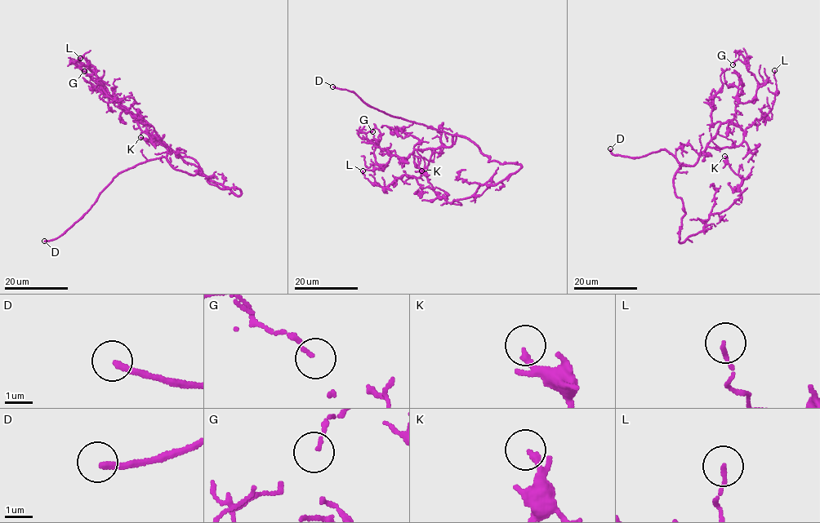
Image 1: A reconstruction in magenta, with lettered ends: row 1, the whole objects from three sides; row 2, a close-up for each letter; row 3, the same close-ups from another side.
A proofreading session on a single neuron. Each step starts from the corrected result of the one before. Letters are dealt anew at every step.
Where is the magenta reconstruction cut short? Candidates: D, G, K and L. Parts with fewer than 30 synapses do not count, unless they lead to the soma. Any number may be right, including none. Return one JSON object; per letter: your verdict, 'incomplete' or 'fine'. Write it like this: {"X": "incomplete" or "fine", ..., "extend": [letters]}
{"D": "incomplete", "G": "fine", "K": "fine", "L": "fine", "extend": ["D"]}

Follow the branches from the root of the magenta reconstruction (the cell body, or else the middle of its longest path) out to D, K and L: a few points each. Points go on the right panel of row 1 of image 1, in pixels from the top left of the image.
D: (675, 191), (674, 175), (680, 165), (675, 156), (667, 149), (635, 158), (612, 154), (610, 148)
K: (675, 191), (685, 212), (679, 231), (682, 242), (741, 194), (742, 179), (724, 156)
L: (675, 191), (674, 175), (680, 166), (694, 165), (707, 146), (740, 145), (746, 128), (772, 108), (774, 70)

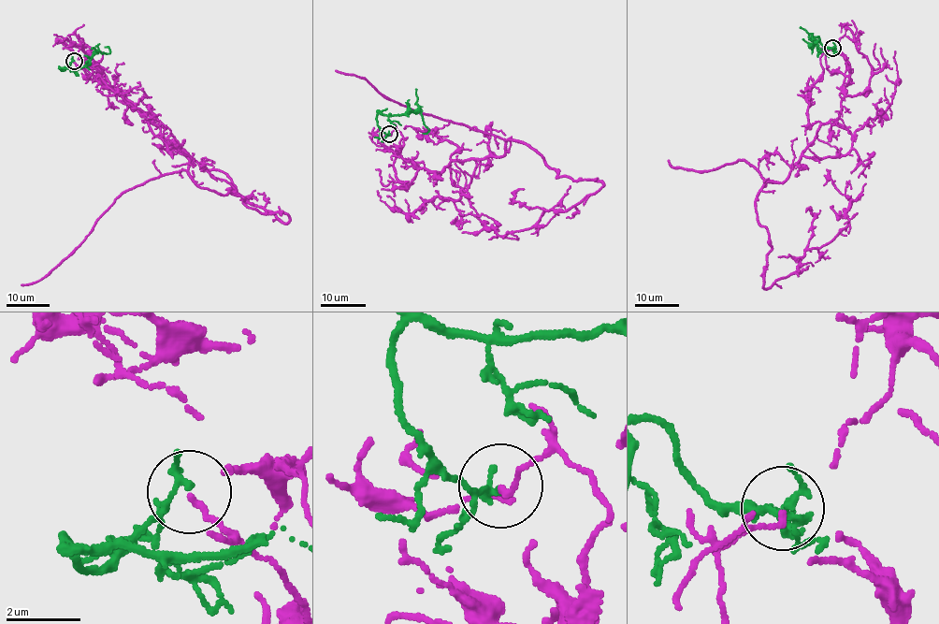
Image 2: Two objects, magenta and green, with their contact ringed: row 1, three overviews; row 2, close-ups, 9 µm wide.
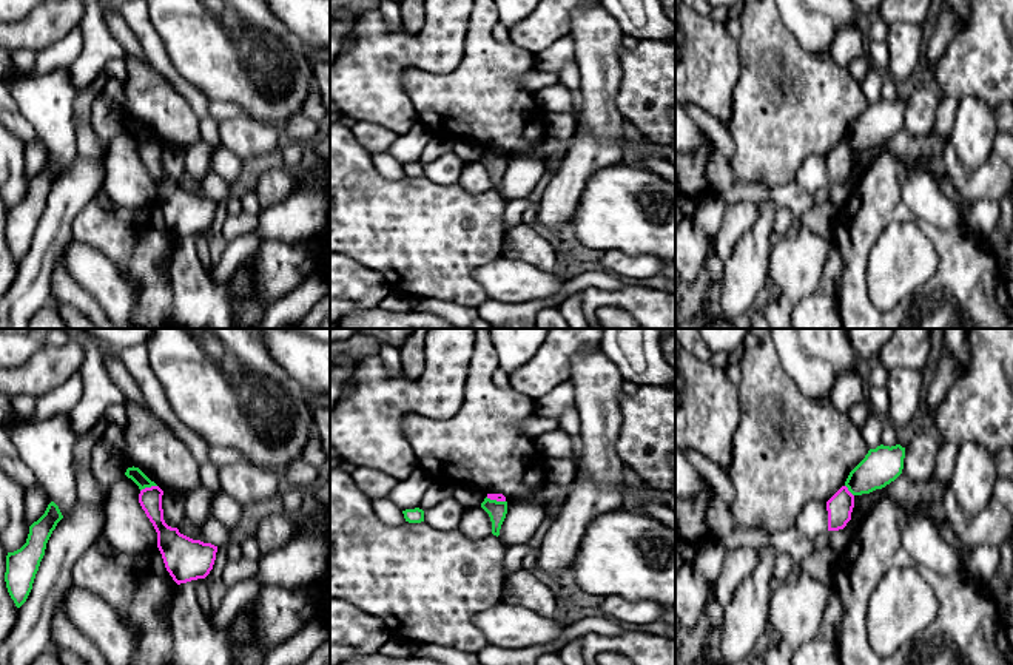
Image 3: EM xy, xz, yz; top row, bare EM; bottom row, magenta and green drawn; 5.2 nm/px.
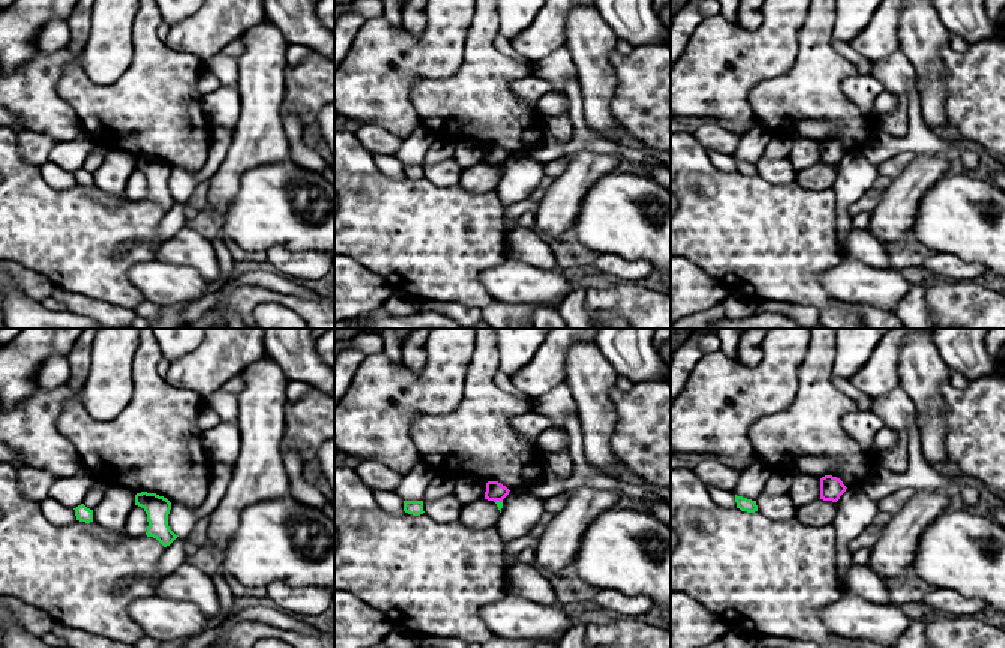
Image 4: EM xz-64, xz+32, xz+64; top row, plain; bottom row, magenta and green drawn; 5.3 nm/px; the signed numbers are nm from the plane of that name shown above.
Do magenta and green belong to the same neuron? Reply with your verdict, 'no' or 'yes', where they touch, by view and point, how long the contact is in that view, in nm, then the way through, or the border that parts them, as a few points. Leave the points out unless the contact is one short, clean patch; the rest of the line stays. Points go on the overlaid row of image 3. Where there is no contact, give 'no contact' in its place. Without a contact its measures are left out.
no; meets magenta in xy at (148, 488); contact 90 nm long; border along xy (156, 485), (145, 486), (141, 491)

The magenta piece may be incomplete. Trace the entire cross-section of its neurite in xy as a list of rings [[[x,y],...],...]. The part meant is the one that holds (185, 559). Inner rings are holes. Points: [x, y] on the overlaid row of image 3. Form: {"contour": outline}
{"contour": [[[159,486],[145,488],[139,503],[157,532],[157,548],[173,580],[180,585],[205,579],[213,569],[217,546],[193,540],[171,528],[163,520],[163,491]]]}

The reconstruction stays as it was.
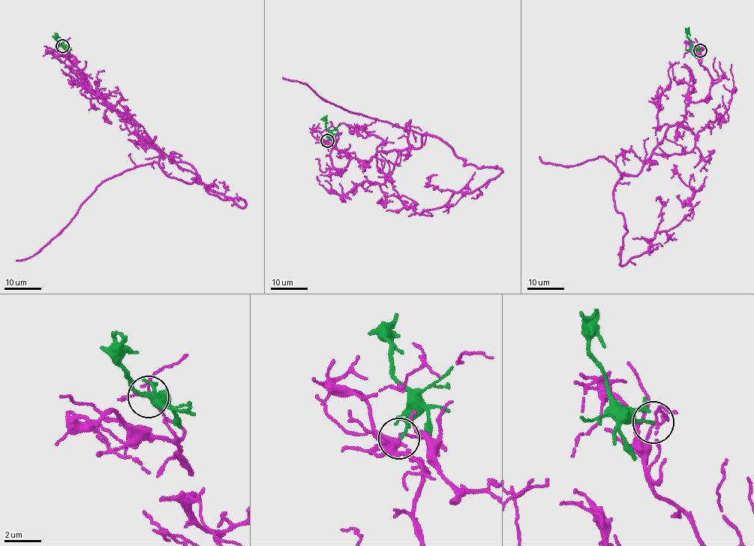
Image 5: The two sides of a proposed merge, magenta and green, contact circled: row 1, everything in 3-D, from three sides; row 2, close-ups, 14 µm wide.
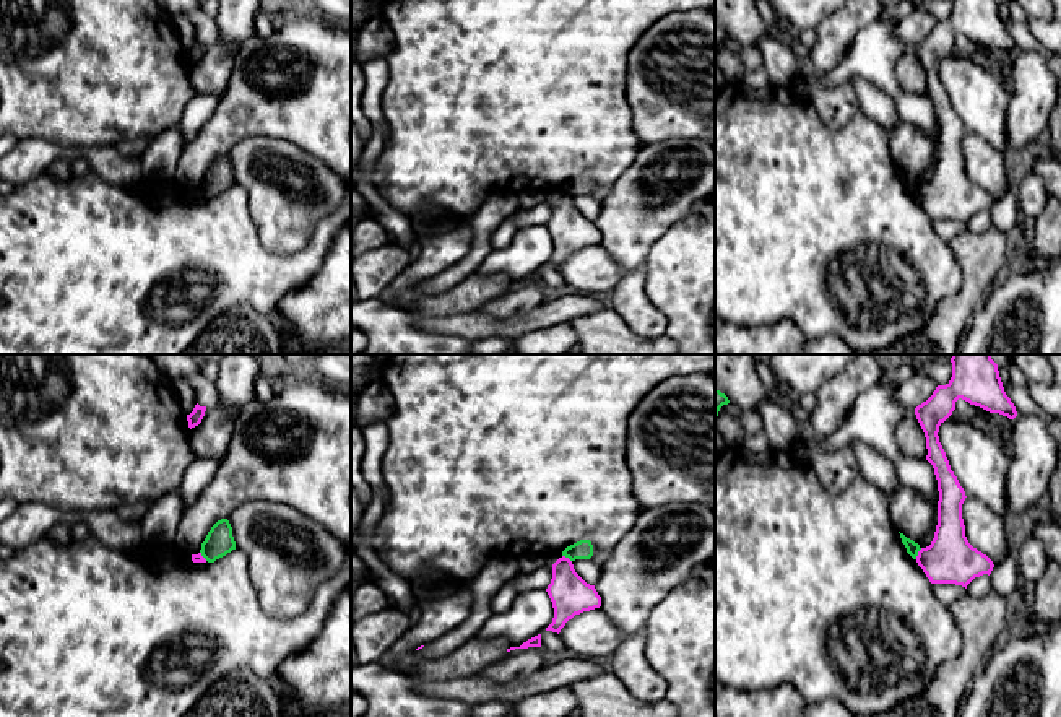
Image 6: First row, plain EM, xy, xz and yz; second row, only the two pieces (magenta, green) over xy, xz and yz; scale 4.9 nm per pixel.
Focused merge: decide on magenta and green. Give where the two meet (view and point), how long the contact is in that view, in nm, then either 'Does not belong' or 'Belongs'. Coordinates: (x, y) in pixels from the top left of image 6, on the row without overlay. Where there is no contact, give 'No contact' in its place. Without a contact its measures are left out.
Touches magenta at yz (918, 189). Shared border 70 nm. Does not belong

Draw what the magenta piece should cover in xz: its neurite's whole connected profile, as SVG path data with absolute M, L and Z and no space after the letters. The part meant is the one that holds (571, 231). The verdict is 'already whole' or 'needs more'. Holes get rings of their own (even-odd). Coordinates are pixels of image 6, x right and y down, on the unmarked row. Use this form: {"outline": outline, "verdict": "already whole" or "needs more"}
{"outline": "M562 192L552 200L552 215L546 224L554 254L546 267L561 268L569 255L583 247L601 242L595 221L587 219L574 205L569 193Z", "verdict": "already whole"}

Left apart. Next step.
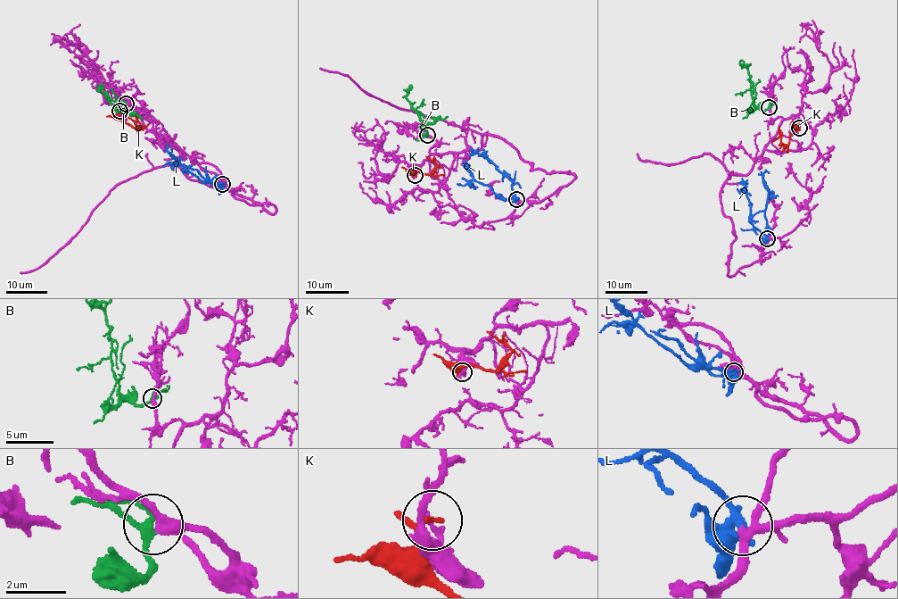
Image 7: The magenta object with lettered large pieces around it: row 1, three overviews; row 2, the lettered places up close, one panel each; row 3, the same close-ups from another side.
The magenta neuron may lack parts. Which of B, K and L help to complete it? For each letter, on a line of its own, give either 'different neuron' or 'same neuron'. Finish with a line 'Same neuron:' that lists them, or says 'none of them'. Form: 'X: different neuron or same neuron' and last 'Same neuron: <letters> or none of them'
B: same neuron
K: different neuron
L: same neuron
Same neuron: B, L

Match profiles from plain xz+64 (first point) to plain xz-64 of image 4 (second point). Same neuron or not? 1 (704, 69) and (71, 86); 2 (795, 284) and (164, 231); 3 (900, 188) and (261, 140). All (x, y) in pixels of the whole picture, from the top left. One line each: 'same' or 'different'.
1: different
2: different
3: same

